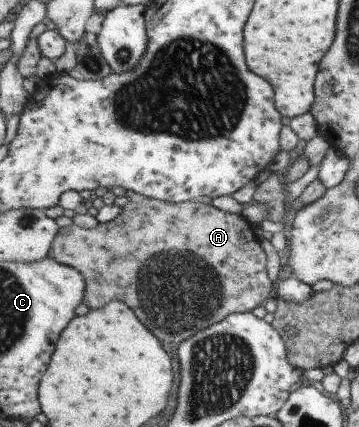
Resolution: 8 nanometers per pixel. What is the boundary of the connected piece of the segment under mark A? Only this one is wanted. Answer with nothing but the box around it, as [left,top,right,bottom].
[49,198,277,343]

